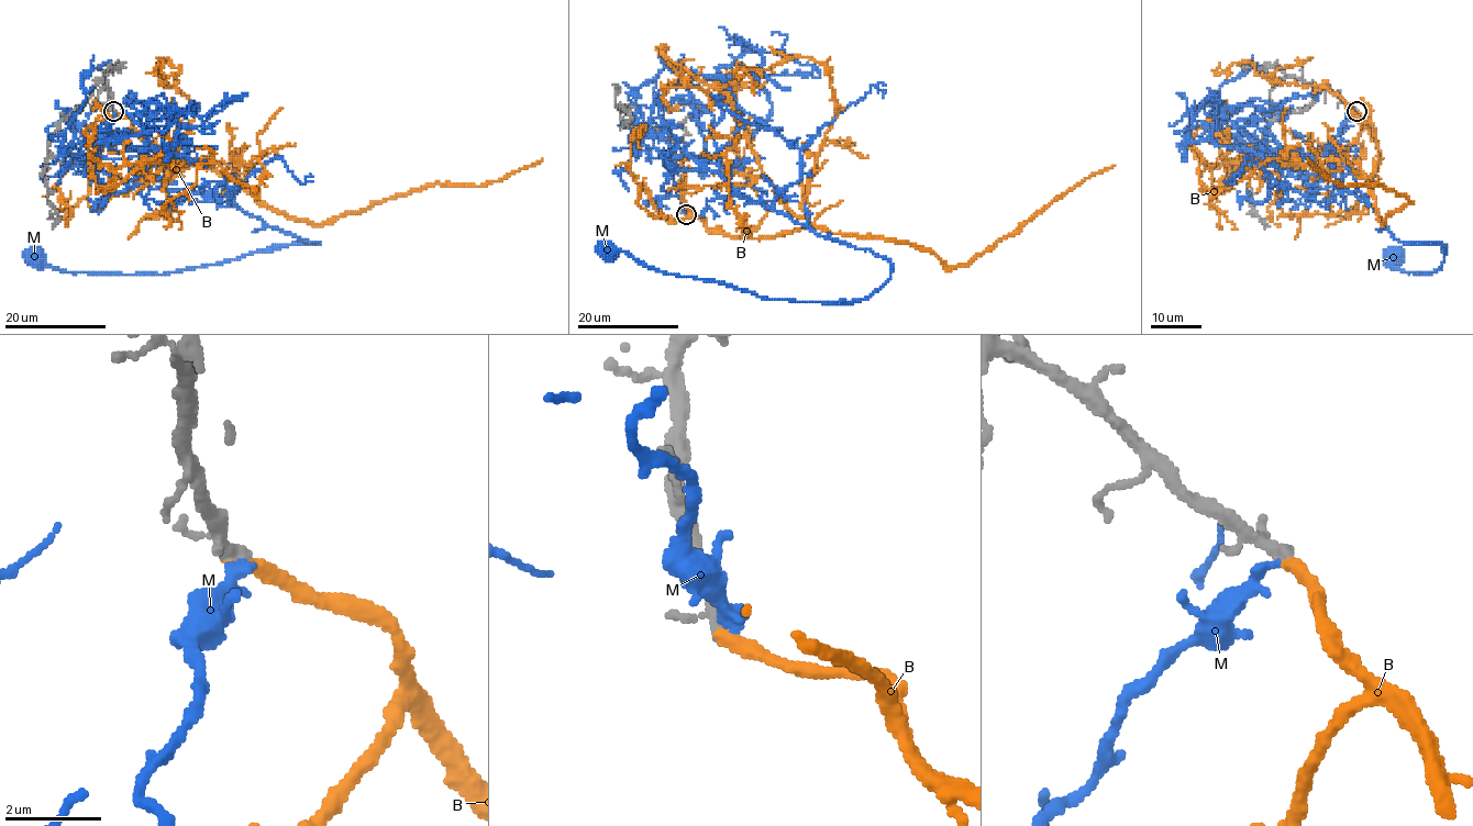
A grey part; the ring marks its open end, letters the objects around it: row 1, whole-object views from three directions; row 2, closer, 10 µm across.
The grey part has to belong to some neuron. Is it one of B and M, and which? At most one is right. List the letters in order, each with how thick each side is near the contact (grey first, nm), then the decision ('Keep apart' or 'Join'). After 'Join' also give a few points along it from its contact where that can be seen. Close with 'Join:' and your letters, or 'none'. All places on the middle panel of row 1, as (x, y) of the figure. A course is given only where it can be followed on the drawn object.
B: Thickness 190 nm (grey) against 300 nm. Join. Its course: (686, 213), (735, 237), (827, 227), (832, 234), (900, 240), (956, 267), (1115, 165)
M: Thickness 180 nm (grey) against 240 nm. Keep apart
Join: B

